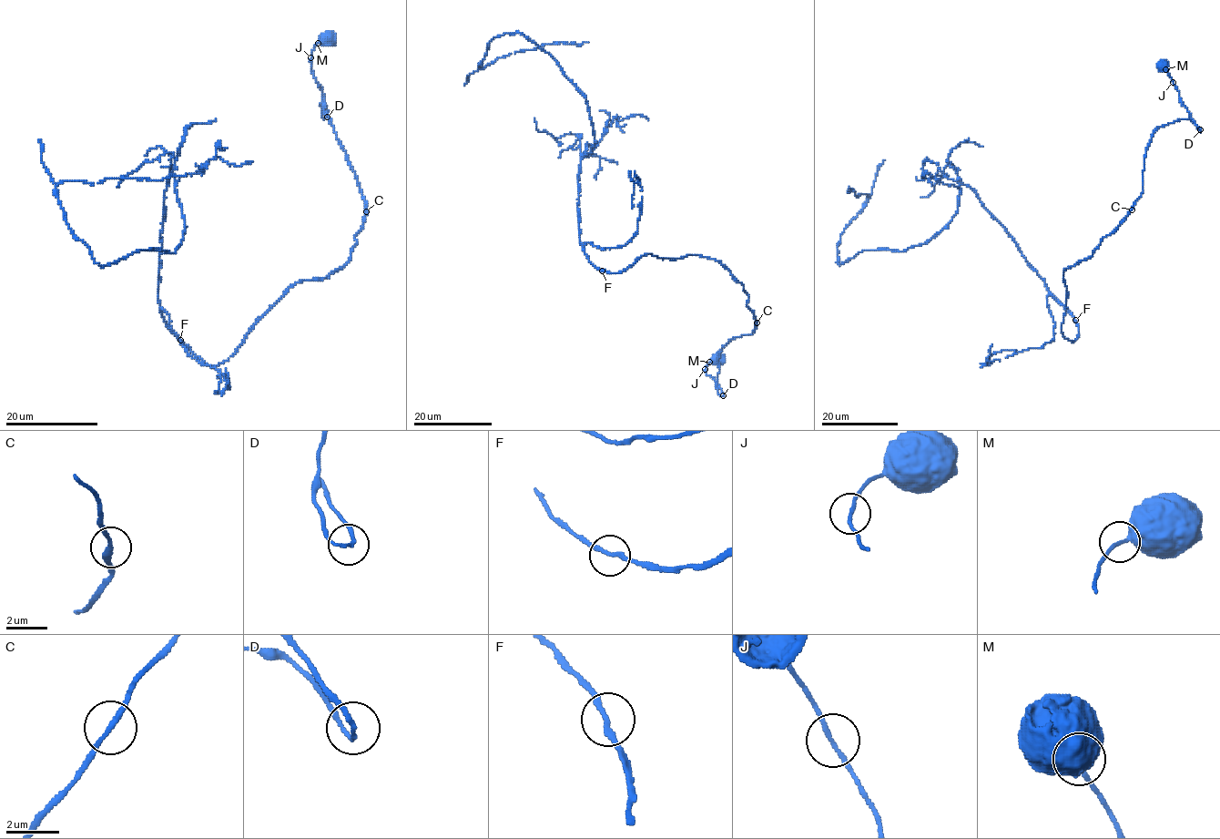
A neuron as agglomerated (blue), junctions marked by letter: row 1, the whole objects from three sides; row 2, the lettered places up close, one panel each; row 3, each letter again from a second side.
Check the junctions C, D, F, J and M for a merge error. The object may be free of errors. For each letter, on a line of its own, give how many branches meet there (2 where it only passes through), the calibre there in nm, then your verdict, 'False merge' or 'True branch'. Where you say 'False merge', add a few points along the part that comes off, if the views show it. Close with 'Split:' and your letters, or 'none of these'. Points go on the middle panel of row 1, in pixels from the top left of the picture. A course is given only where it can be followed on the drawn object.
C: Branches: 2. Thickness 200 nm. True branch
D: Branches: 2. Thickness 160 nm. True branch
F: Branches: 2. Thickness 170 nm. True branch
J: Branches: 2. Thickness 160 nm. True branch
M: Branches: 2. Thickness 240 nm. True branch
Split: none of these

